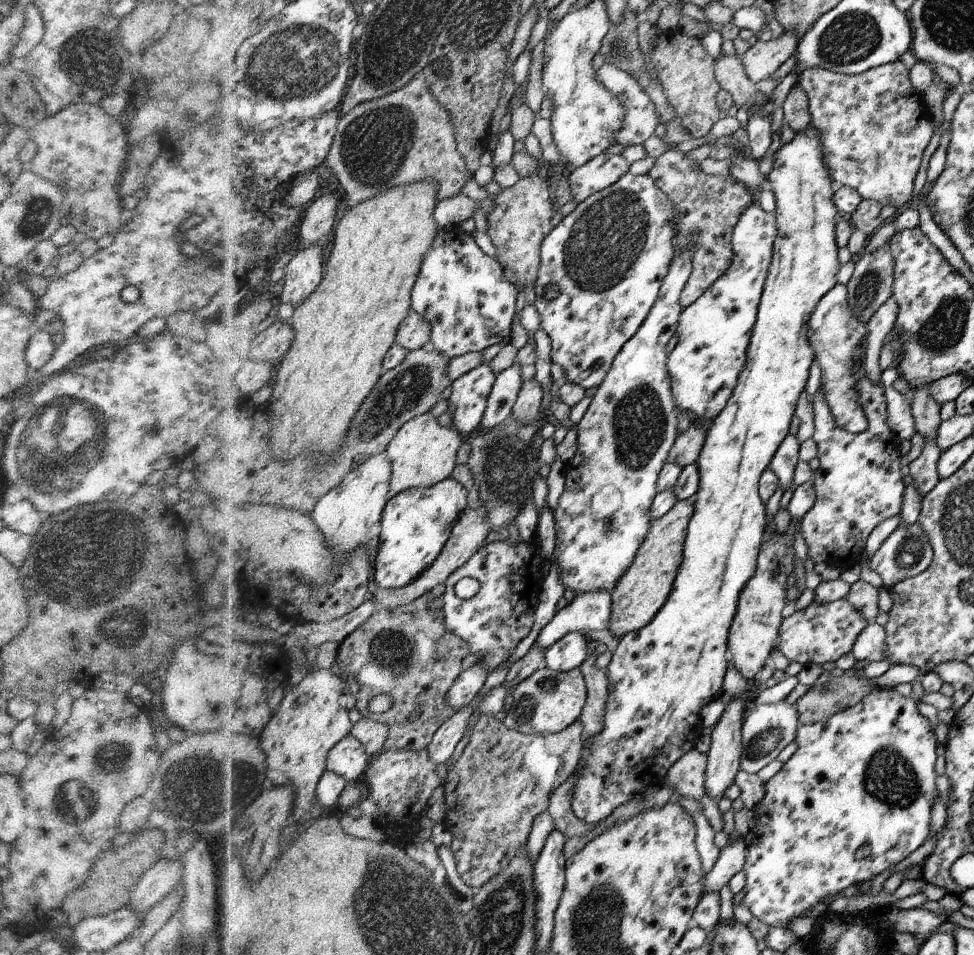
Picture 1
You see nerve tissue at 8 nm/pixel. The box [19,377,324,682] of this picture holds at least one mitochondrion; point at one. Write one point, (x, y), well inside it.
(74, 558)

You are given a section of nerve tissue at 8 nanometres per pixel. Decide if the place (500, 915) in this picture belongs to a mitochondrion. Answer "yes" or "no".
yes

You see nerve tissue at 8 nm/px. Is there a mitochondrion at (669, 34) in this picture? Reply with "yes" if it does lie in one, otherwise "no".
no

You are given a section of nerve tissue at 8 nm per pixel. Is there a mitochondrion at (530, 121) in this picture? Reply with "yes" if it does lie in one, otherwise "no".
no

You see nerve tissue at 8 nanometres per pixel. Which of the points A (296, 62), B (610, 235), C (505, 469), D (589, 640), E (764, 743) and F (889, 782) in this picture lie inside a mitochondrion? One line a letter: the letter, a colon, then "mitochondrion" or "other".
A: mitochondrion
B: mitochondrion
C: mitochondrion
D: other
E: mitochondrion
F: mitochondrion

